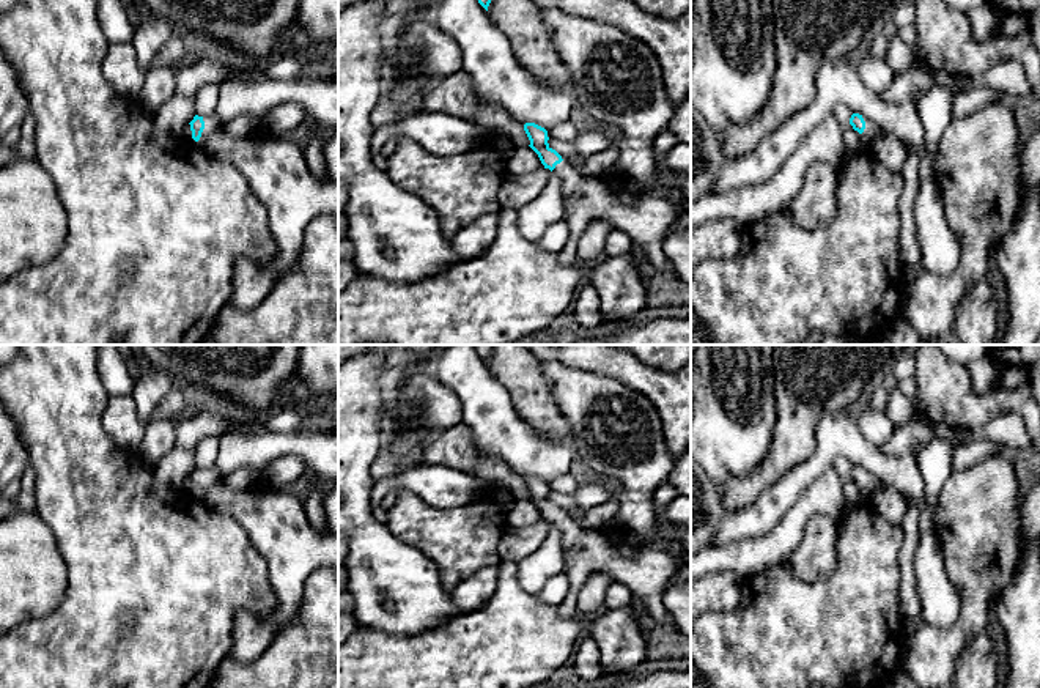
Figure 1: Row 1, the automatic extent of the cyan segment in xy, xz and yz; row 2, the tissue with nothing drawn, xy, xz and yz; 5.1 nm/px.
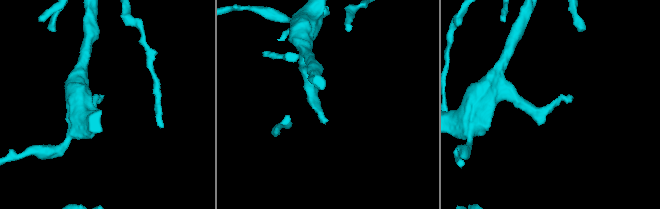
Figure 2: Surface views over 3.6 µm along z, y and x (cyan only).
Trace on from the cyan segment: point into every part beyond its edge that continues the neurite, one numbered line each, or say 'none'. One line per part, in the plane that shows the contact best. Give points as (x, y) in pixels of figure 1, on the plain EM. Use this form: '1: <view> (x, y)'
1: xy (211, 474)

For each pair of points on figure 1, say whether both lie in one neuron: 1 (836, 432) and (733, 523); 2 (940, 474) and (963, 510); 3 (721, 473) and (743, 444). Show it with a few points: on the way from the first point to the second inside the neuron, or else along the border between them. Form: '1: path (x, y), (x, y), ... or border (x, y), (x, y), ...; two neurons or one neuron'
1: path (818, 460), (762, 515); one neuron
2: border (954, 471), (941, 487), (932, 515); two neurons
3: path (721, 466), (737, 451); one neuron

